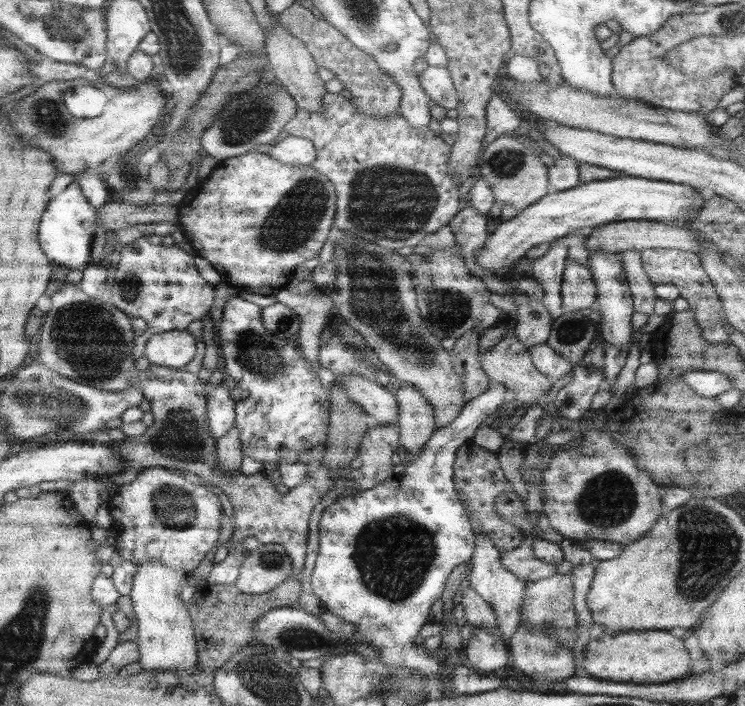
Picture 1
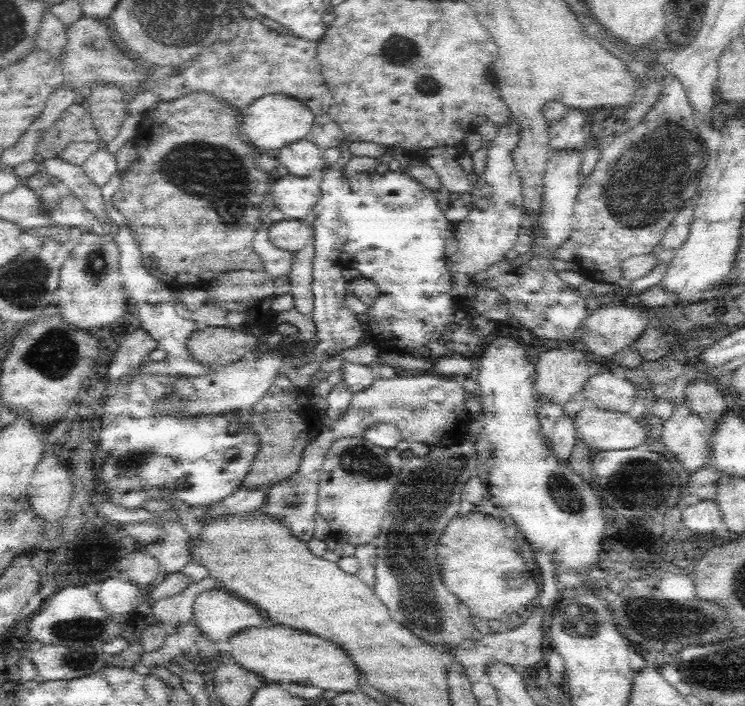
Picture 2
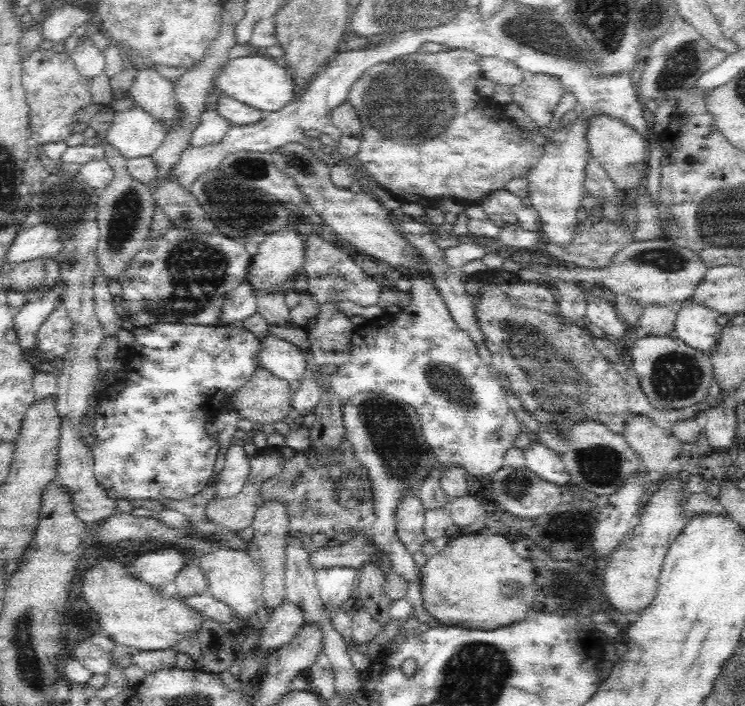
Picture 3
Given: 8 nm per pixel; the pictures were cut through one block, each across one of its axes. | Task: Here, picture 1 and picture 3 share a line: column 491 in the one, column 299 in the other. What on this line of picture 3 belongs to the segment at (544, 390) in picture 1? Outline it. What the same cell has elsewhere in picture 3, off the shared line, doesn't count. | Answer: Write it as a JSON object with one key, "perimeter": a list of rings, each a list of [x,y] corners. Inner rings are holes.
{"perimeter":[[[270,333],[265,334],[260,346],[260,367],[284,379],[289,387],[296,391],[300,381],[305,378],[307,358],[304,353],[291,342]]]}

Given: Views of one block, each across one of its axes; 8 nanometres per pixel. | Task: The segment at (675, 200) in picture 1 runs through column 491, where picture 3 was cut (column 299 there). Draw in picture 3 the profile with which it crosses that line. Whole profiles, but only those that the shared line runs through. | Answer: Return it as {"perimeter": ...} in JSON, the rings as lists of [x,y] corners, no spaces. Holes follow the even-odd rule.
{"perimeter":[[[288,228],[272,232],[265,237],[256,253],[252,255],[251,265],[248,269],[247,283],[256,292],[258,290],[274,290],[278,286],[291,285],[295,275],[303,268],[306,254],[306,245],[300,228]]]}

